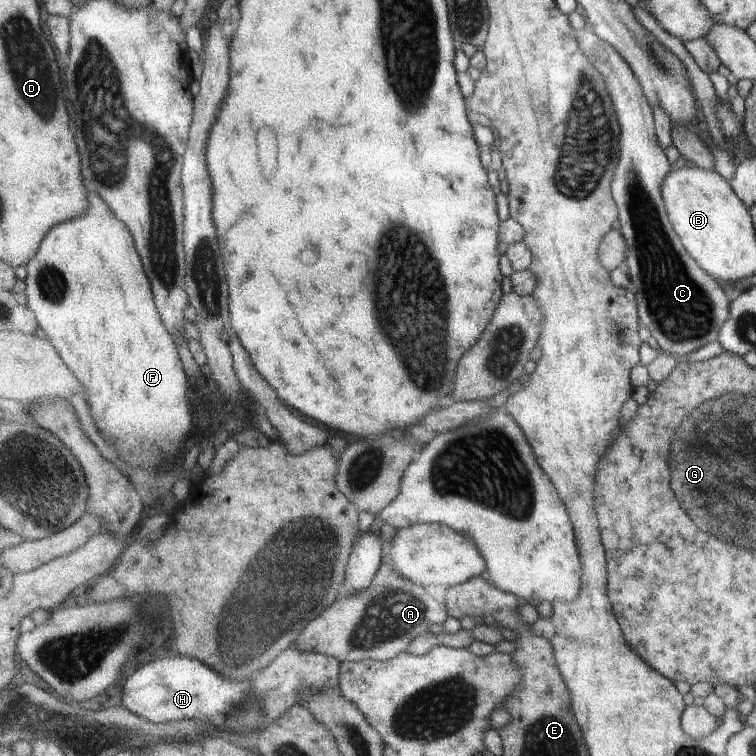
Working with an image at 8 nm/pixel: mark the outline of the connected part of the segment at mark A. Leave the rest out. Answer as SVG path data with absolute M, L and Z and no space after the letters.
M408 581L397 588L375 586L339 597L301 632L292 647L337 658L341 664L367 659L386 661L408 652L414 638L427 634L435 624L444 625L449 617L446 603L436 600L421 585Z

